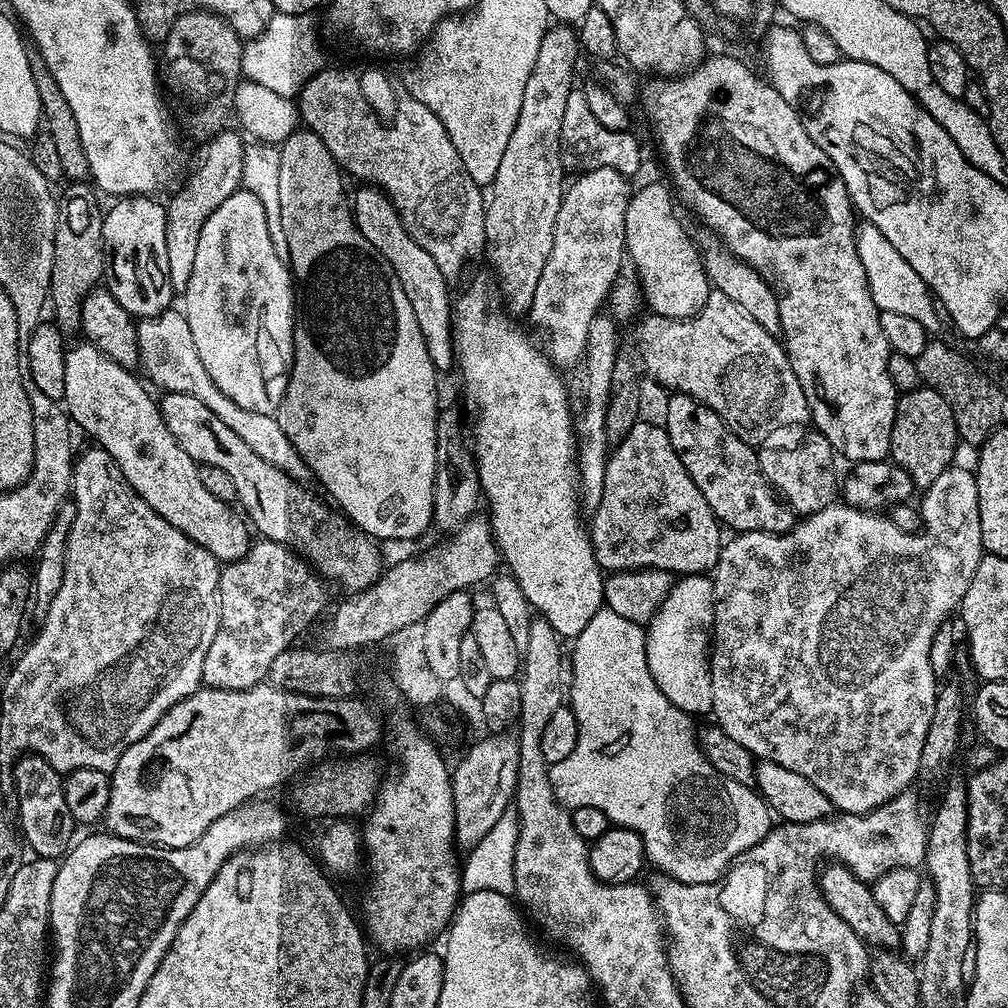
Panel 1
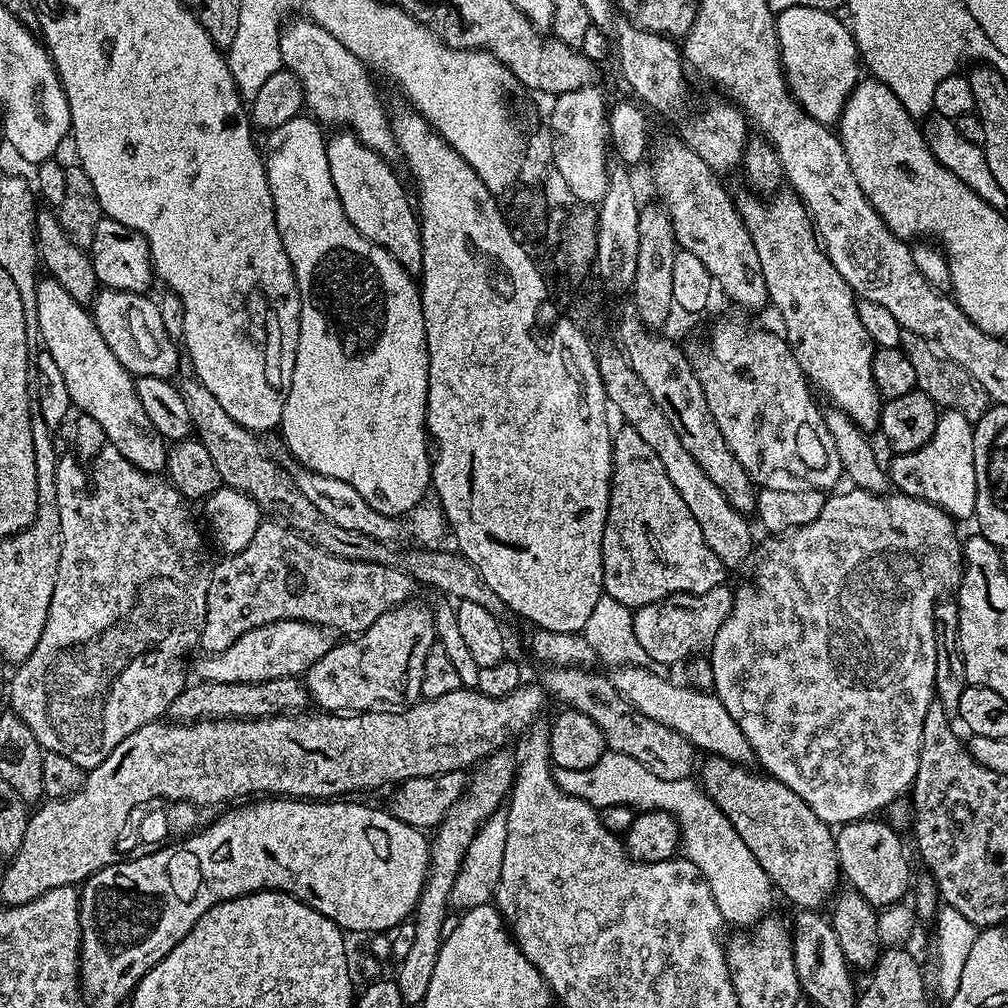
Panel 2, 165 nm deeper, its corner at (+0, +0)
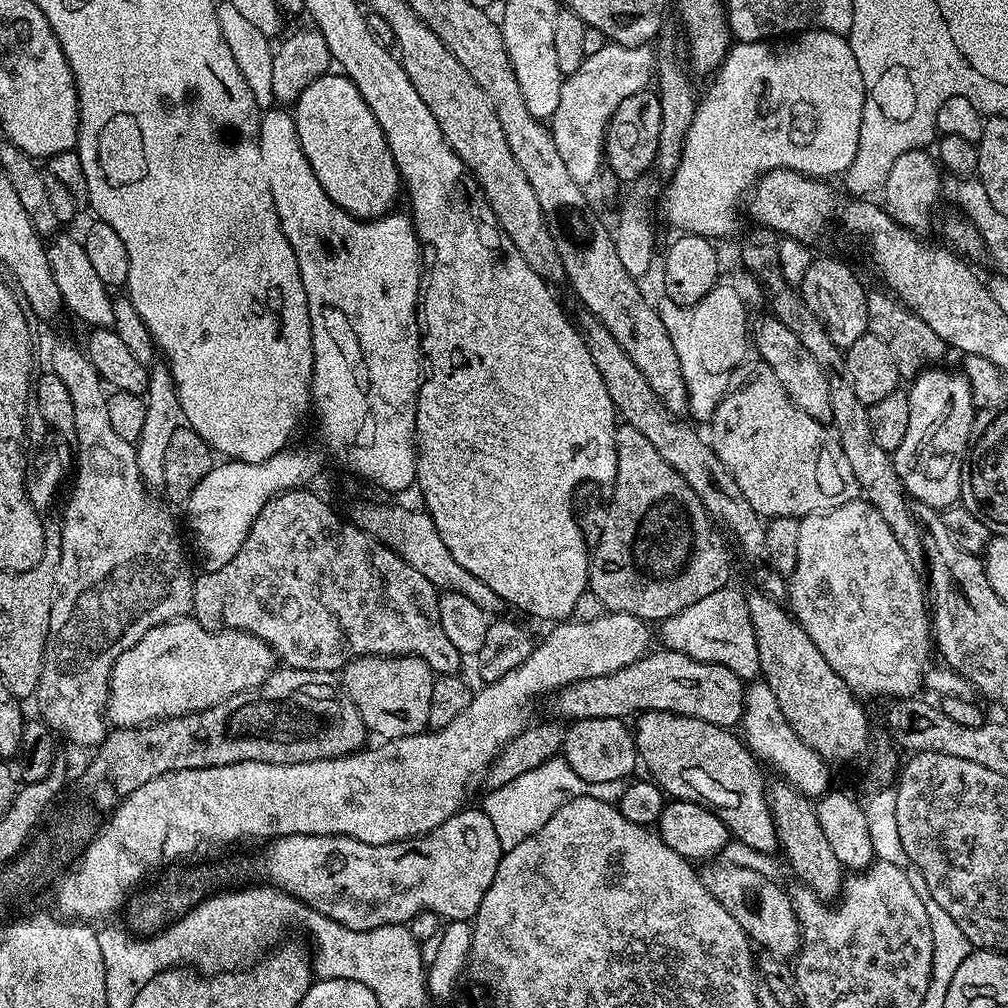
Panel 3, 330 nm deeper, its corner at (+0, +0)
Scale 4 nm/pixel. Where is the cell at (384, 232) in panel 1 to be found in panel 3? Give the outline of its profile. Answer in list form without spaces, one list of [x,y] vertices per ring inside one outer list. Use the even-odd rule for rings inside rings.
[[[325,74],[318,77],[297,98],[294,105],[294,119],[298,138],[302,142],[302,150],[314,170],[314,178],[326,190],[326,194],[342,210],[346,210],[359,220],[379,220],[389,215],[396,204],[396,195],[401,195],[402,181],[400,171],[394,162],[394,154],[390,154],[390,146],[386,142],[386,134],[382,134],[382,126],[378,126],[378,118],[370,114],[370,106],[366,106],[366,98],[354,86],[354,82],[343,74]]]

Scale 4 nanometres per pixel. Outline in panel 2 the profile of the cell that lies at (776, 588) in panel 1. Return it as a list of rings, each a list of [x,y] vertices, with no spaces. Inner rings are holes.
[[[853,487],[850,492],[837,491],[829,495],[814,522],[794,528],[787,534],[759,541],[751,561],[752,584],[735,585],[732,609],[722,622],[710,649],[714,694],[726,706],[730,718],[746,736],[752,747],[752,755],[767,775],[782,782],[822,822],[829,826],[843,826],[853,820],[875,817],[879,810],[887,809],[893,801],[909,791],[918,774],[918,754],[922,746],[922,724],[929,709],[936,687],[934,686],[934,610],[943,592],[951,593],[959,585],[962,571],[962,540],[956,537],[957,521],[940,509],[913,496],[903,494],[876,495]]]

